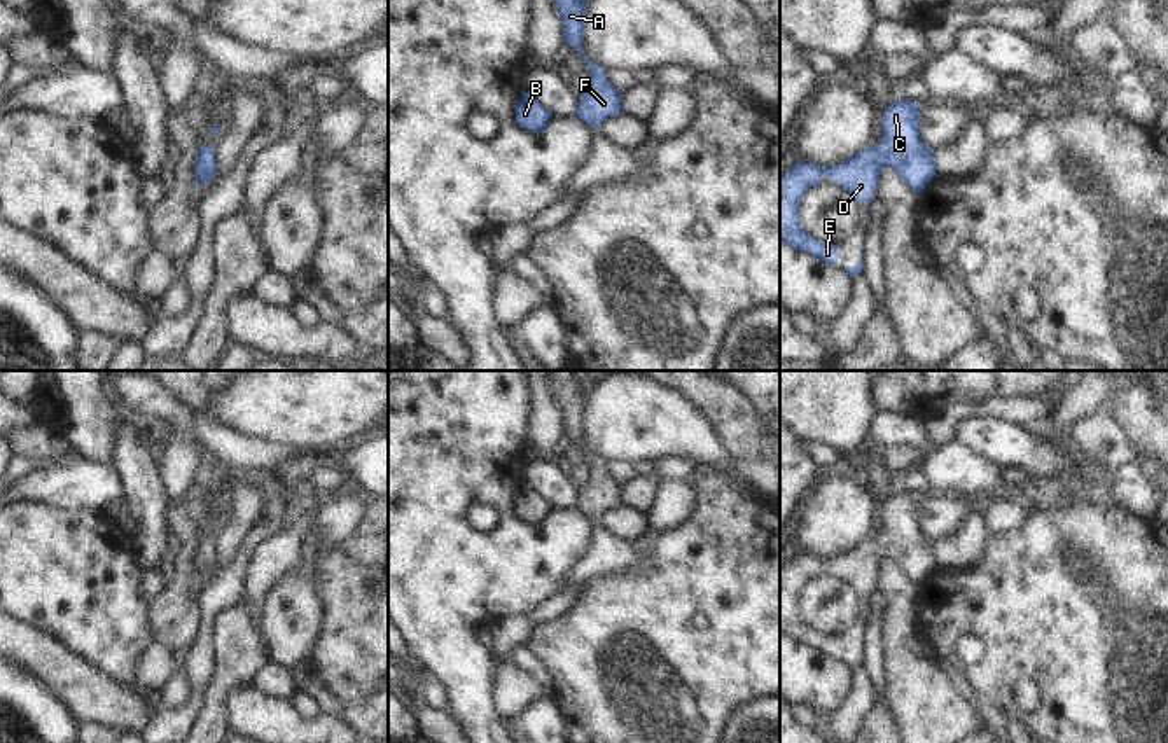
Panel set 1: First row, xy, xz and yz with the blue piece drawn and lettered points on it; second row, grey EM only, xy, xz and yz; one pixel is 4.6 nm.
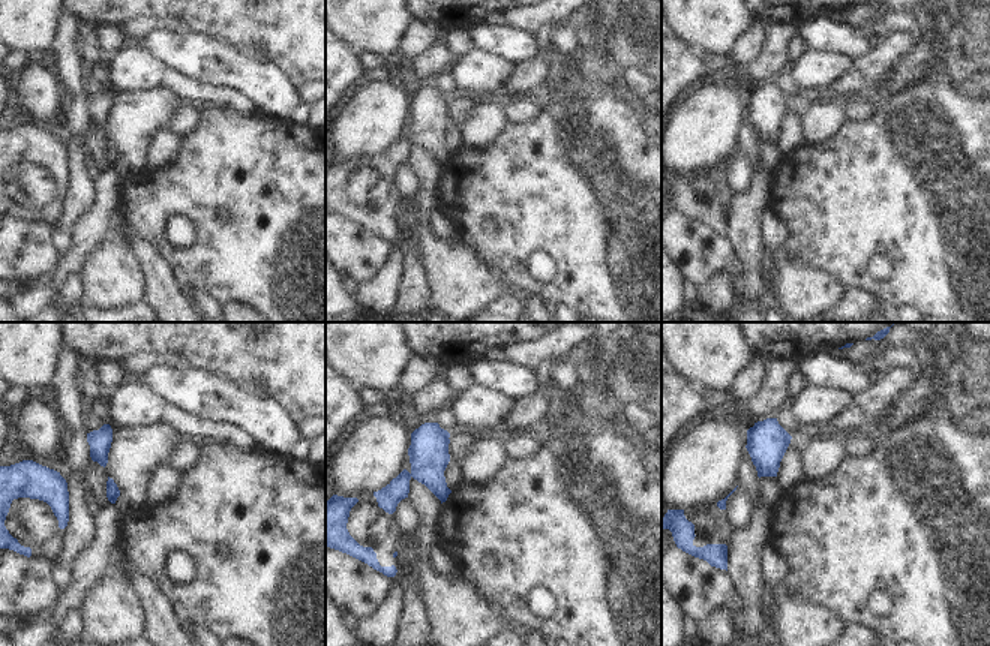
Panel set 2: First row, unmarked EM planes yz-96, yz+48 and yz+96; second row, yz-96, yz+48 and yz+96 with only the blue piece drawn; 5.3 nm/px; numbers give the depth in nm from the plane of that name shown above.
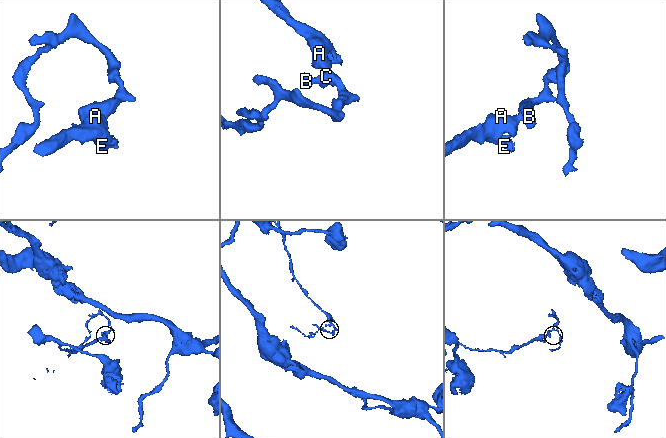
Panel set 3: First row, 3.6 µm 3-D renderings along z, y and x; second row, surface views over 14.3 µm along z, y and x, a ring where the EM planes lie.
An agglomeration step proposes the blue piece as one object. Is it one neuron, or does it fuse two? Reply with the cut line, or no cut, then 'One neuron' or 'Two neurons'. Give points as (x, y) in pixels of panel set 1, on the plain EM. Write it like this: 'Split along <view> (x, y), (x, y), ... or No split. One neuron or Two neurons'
No split. One neuron.

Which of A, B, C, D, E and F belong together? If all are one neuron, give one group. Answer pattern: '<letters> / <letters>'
A B C D E F

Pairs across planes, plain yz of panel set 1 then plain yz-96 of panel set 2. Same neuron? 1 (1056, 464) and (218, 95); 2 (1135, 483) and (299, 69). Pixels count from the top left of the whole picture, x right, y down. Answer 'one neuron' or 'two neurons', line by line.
1: two neurons
2: two neurons

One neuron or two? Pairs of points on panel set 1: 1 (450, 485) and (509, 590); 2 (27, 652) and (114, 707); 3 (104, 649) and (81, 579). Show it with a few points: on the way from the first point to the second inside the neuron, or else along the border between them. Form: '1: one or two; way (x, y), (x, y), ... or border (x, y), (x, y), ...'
1: one; way (450, 511), (450, 528), (485, 563)
2: one; way (48, 659), (93, 698)
3: one; way (104, 631), (104, 624), (86, 607), (84, 597)

